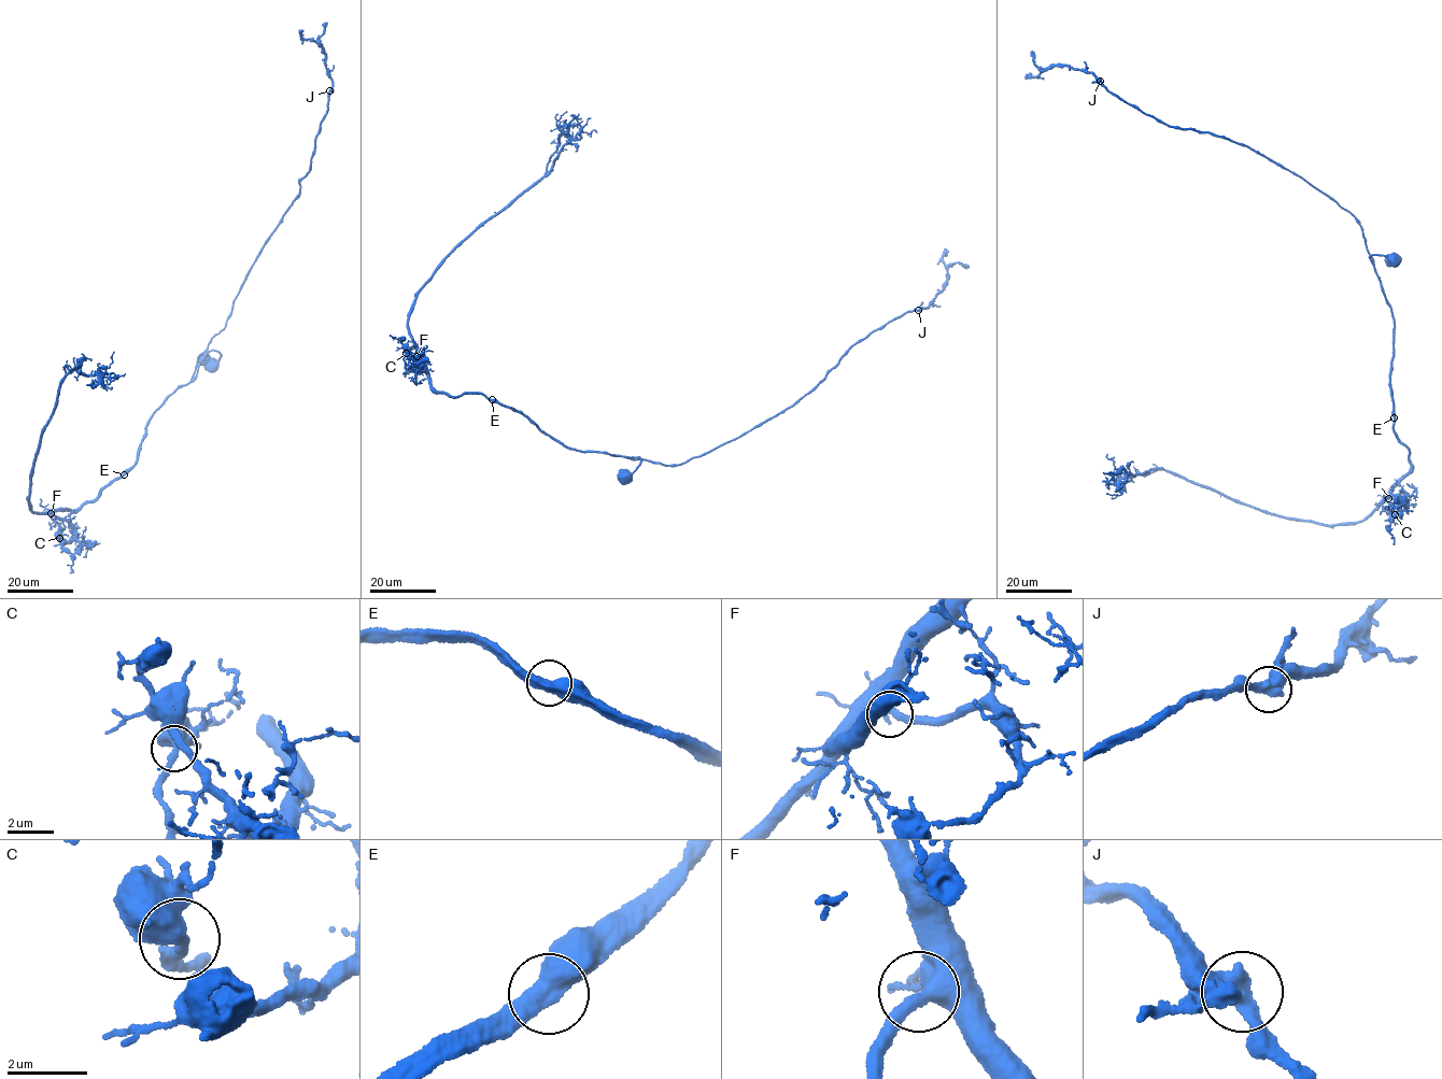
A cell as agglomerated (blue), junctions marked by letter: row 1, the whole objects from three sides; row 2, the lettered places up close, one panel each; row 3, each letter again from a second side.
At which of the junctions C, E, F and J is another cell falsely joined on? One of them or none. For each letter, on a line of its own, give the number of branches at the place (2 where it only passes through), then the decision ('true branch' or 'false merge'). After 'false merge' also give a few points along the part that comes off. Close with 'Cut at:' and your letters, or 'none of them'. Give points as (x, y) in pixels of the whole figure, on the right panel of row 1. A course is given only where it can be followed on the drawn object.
C: branches 2; true branch
E: branches 2; true branch
F: branches 2; true branch
J: branches 2; true branch
Cut at: none of them

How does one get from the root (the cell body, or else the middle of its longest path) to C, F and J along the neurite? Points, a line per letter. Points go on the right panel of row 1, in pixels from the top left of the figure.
C: (1395, 261), (1369, 258), (1391, 308), (1394, 429), (1411, 463), (1391, 484), (1388, 497), (1407, 502), (1395, 514)
F: (1395, 261), (1369, 258), (1391, 308), (1394, 429), (1411, 463), (1388, 498)
J: (1395, 261), (1371, 255), (1377, 275), (1357, 218), (1302, 178), (1247, 146), (1158, 122), (1100, 81)

